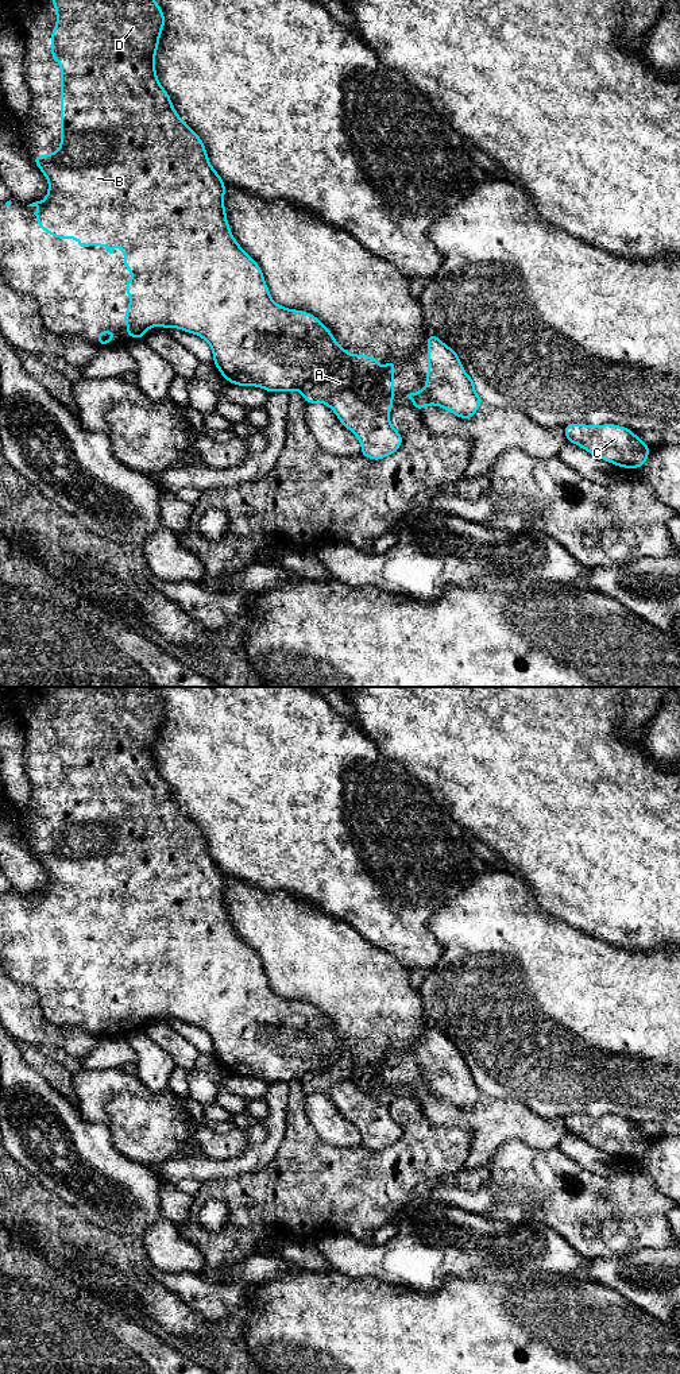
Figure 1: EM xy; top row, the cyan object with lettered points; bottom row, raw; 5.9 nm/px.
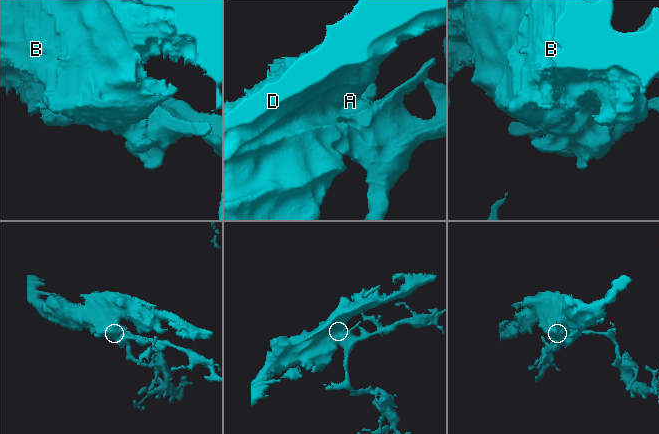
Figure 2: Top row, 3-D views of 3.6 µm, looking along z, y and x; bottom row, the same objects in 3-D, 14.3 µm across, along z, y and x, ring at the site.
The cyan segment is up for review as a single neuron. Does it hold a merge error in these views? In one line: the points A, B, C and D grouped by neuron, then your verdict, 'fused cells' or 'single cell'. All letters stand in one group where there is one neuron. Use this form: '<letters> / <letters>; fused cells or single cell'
A C / B D; fused cells

